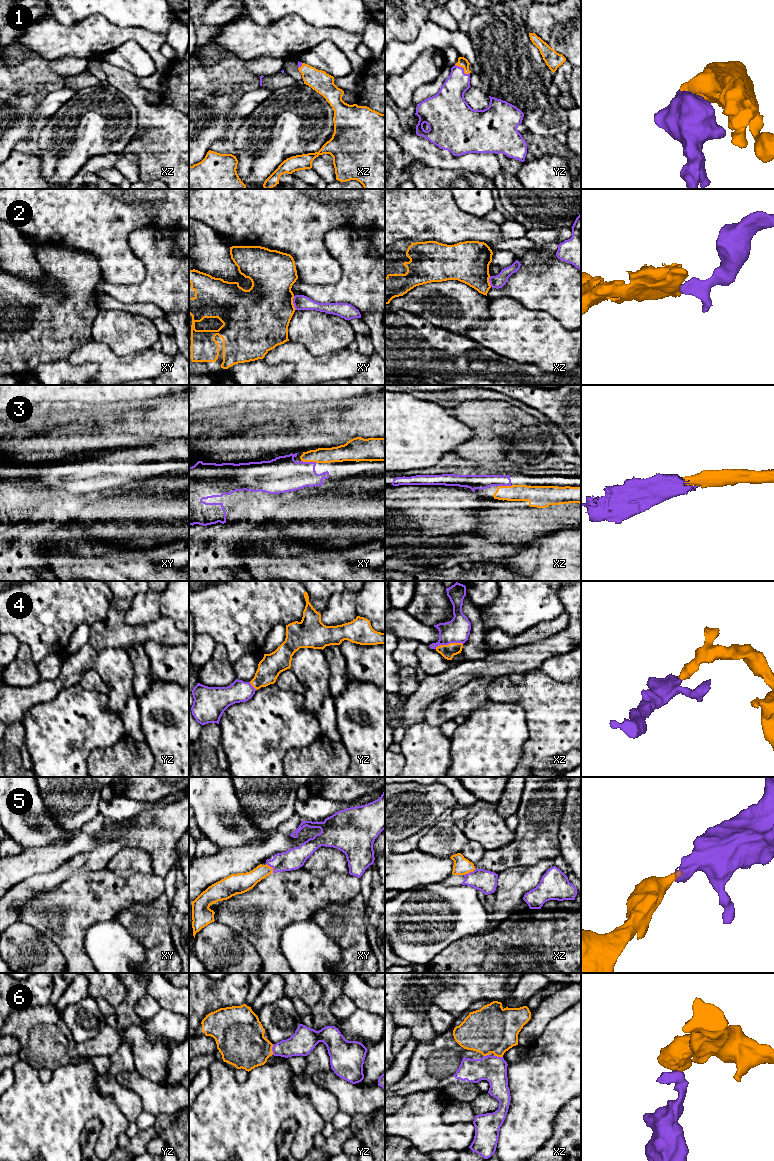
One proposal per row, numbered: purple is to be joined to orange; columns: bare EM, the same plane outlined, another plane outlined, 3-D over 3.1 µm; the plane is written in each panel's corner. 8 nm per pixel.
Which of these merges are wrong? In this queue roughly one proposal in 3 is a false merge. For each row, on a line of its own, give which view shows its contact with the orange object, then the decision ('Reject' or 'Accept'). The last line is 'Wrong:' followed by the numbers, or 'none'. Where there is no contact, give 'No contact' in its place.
1: Touches orange in yz. Accept
2: Touches orange in xy. Reject
3: Touches orange in xy. Accept
4: Touches orange in xz. Accept
5: Touches orange in xy. Accept
6: Touches orange in yz. Accept
Wrong: 2

